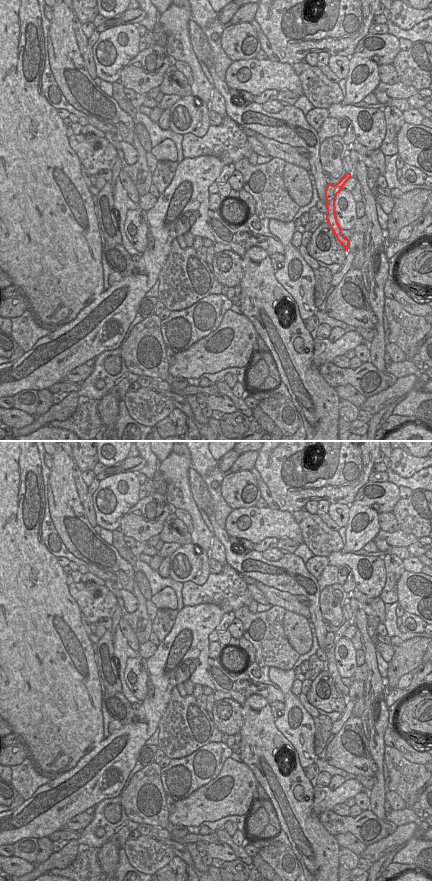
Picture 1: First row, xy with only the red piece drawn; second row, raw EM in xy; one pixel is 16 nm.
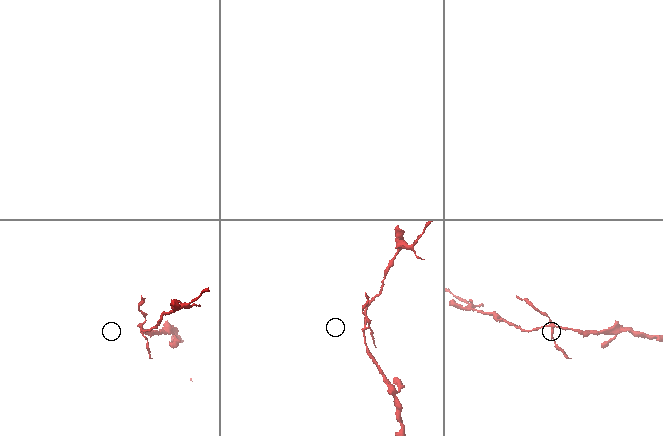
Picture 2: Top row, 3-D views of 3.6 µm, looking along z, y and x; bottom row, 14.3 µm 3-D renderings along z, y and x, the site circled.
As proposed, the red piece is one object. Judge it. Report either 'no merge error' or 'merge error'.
merge error

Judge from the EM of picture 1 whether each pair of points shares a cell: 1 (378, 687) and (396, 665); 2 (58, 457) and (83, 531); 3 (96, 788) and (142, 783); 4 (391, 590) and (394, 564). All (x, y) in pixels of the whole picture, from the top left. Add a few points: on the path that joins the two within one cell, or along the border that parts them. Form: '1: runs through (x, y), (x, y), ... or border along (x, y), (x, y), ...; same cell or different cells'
1: border along (383, 679), (391, 688); different cells
2: runs through (61, 475), (62, 497), (67, 513); same cell
3: border along (122, 791), (118, 795); different cells
4: runs through (391, 584), (394, 570); same cell

